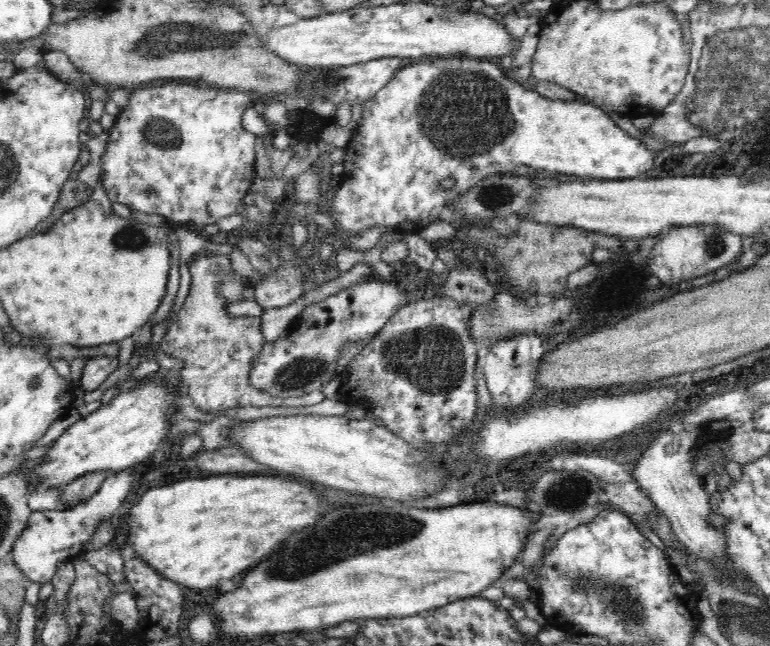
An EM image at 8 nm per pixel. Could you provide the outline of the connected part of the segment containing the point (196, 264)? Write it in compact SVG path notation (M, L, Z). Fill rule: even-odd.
M201 253L190 260L191 284L188 295L159 347L160 351L184 363L180 378L188 385L188 395L193 399L193 404L204 413L212 413L225 411L230 406L265 407L282 404L298 407L320 403L325 398L321 390L298 398L278 400L250 386L248 373L252 361L257 359L266 340L259 319L232 316L226 311L229 304L218 293L218 288L222 278L231 274L232 270L229 256Z

